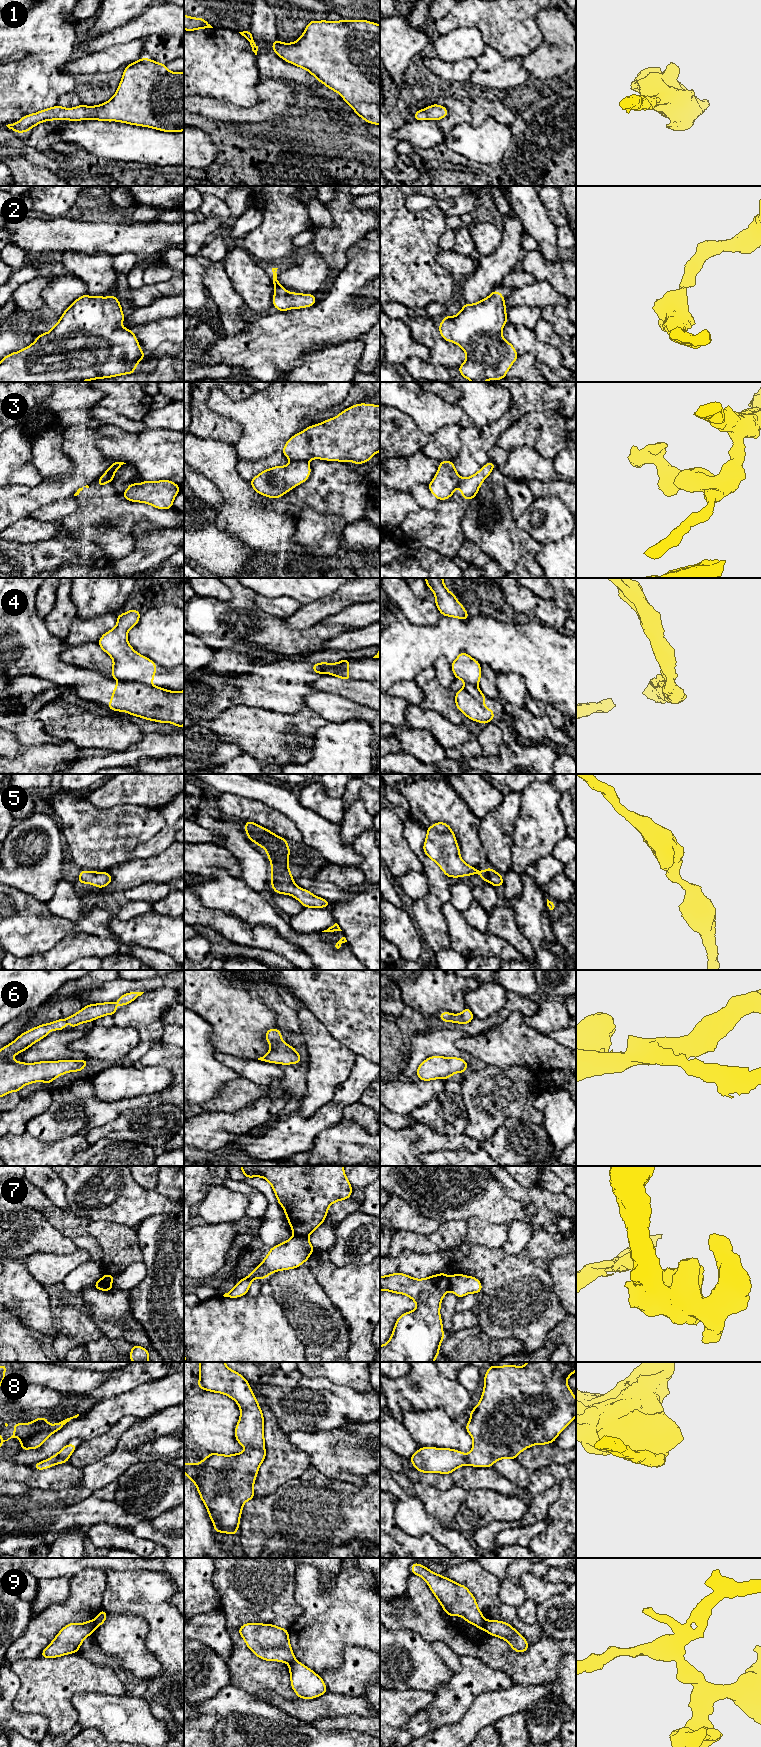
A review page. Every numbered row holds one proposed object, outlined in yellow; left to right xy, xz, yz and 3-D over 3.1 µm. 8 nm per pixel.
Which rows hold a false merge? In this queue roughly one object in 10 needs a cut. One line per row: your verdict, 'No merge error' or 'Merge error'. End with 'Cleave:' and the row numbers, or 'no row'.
1: No merge error
2: No merge error
3: Merge error
4: Merge error
5: No merge error
6: No merge error
7: Merge error
8: No merge error
9: Merge error
Cleave: 3, 4, 7, 9

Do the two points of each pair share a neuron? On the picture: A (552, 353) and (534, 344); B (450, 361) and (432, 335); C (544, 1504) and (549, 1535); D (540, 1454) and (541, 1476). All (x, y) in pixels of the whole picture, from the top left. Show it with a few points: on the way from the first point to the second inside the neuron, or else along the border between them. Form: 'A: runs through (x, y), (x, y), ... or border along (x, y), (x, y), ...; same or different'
A: runs through (548, 353), (538, 348); same
B: runs through (447, 355), (433, 341); same
C: border along (558, 1498), (551, 1505), (546, 1518); different
D: border along (543, 1469), (535, 1469), (530, 1472); different

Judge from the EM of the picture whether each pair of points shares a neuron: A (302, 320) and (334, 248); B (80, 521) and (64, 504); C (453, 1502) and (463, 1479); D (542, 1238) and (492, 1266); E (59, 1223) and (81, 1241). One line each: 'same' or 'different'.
A: different
B: different
C: different
D: same
E: same

